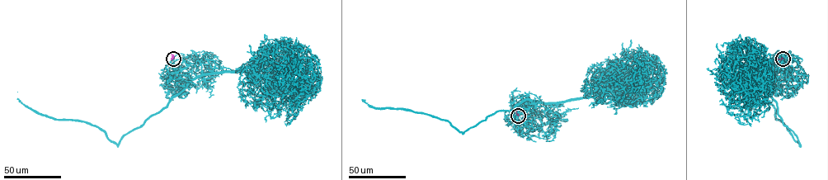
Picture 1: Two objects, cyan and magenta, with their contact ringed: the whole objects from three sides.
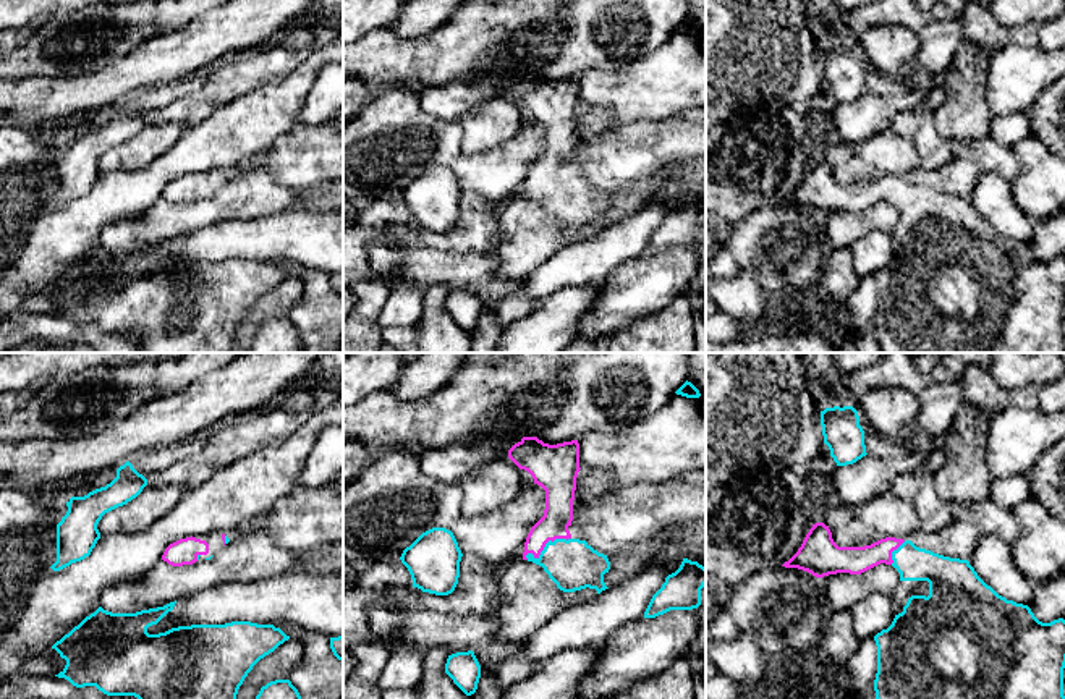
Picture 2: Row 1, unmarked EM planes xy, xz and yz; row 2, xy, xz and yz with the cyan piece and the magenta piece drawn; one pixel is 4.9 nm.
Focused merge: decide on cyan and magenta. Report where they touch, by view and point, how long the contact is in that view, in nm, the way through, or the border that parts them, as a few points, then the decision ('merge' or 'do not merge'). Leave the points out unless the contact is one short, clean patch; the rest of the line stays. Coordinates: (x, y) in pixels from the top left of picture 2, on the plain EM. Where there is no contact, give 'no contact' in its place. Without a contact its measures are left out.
meets cyan in xz at (546, 182); contact 260 nm long; runs through xz (573, 203), (546, 182), (557, 154); merge

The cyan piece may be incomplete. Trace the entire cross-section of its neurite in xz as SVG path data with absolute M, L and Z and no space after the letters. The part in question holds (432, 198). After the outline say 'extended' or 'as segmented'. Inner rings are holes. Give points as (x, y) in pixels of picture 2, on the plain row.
M432 165L422 170L400 194L413 225L435 233L448 233L460 215L461 188L452 168Z; as segmented

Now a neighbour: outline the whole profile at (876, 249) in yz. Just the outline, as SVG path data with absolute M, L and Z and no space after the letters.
M872 230L851 246L855 270L859 278L887 267L895 256L892 233Z

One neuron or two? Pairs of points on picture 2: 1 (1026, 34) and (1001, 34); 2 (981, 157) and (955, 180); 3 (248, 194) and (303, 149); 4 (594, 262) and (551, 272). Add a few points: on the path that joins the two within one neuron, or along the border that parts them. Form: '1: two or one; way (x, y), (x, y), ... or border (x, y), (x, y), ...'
1: one; way (1020, 34), (1007, 34)
2: two; border (954, 156), (970, 159), (981, 170)
3: two; border (237, 170), (264, 170), (277, 183), (297, 193)
4: one; way (583, 264), (562, 271)

